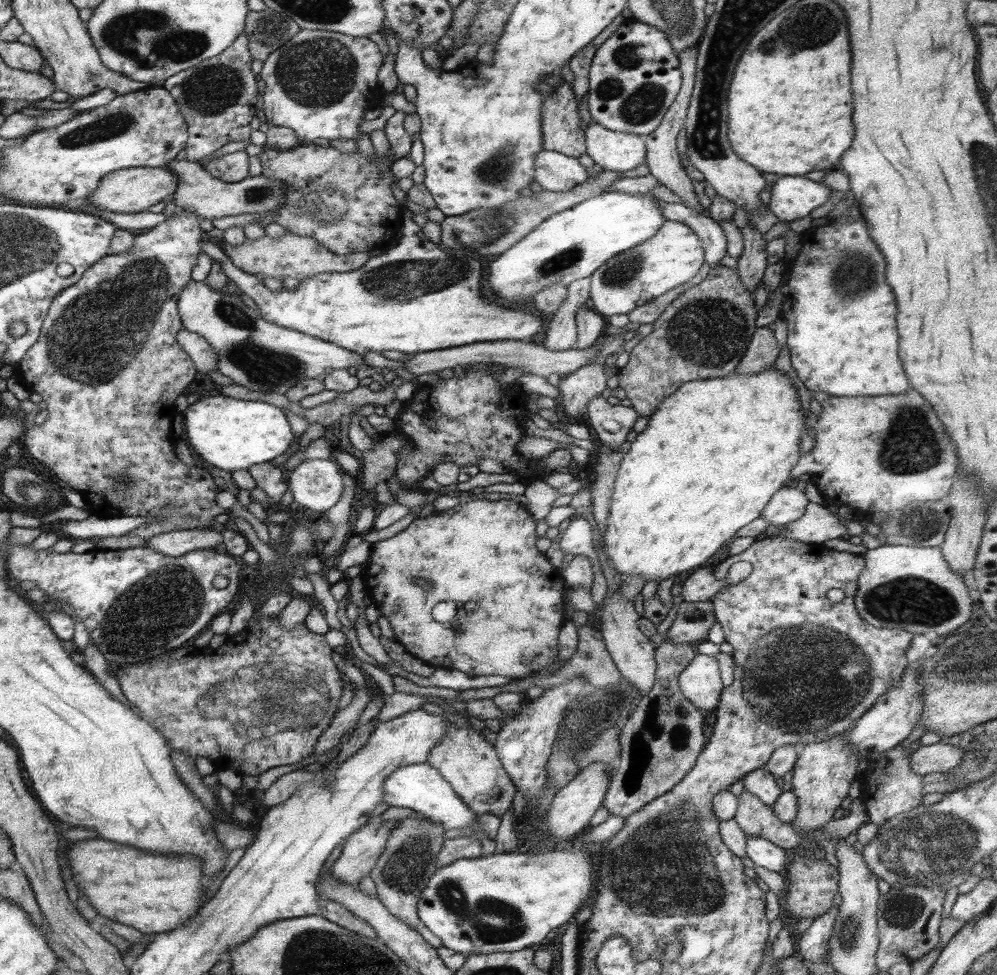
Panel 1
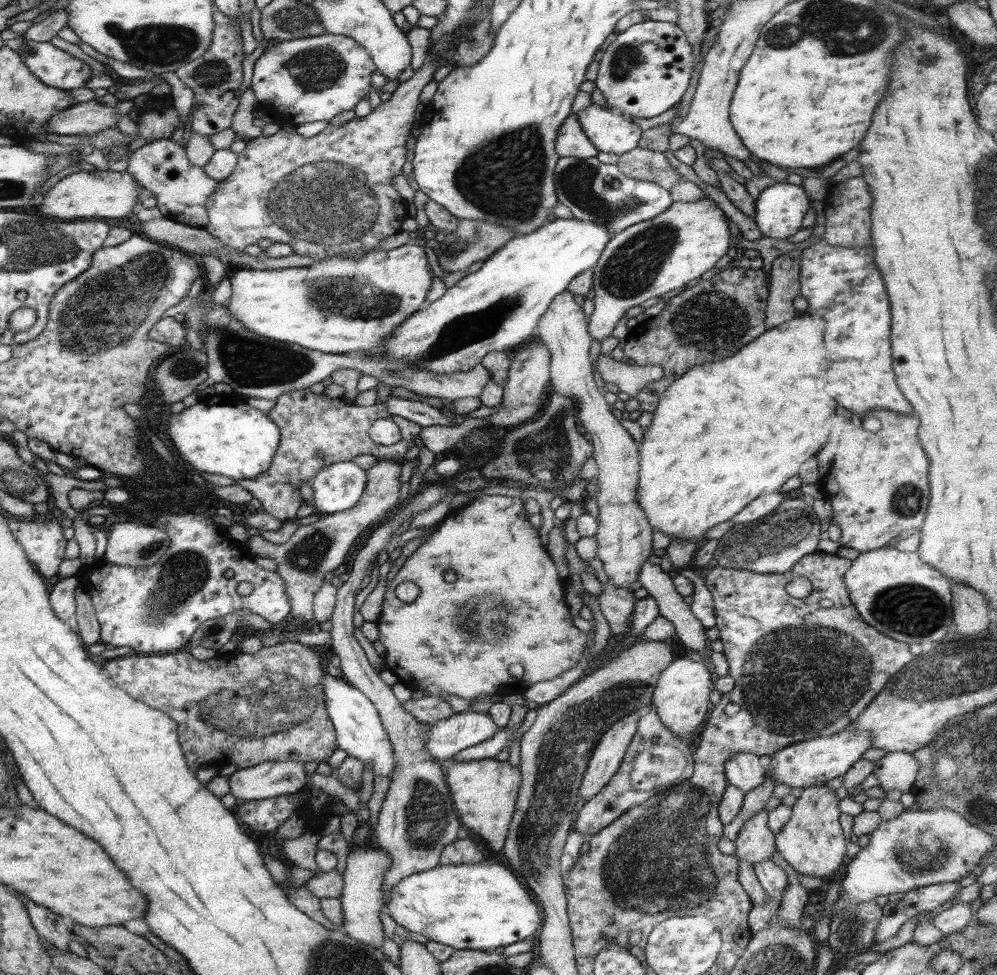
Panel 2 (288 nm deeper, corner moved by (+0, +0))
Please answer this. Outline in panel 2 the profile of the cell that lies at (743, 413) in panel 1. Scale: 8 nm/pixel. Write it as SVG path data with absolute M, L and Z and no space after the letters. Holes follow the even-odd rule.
M803 314L801 318L795 316L783 326L763 332L759 338L755 338L755 342L749 342L747 346L743 346L743 350L735 352L731 358L725 358L723 362L707 362L703 366L695 366L687 370L681 378L671 382L671 386L667 386L667 390L659 396L659 402L651 414L651 424L643 430L643 438L637 442L639 444L639 472L637 472L637 486L635 486L635 502L645 512L645 520L651 526L651 530L665 534L667 538L671 538L671 542L673 540L695 542L695 544L701 542L707 536L707 530L711 530L713 526L719 526L721 522L733 520L735 514L739 514L747 504L751 504L761 494L781 492L781 486L787 482L787 478L799 474L797 472L799 464L803 464L807 458L819 452L825 442L829 442L831 438L839 434L843 416L837 416L833 412L835 402L829 396L823 396L825 392L821 390L823 376L825 376L825 368L819 368L819 366L825 366L823 362L825 354L823 354L823 342L821 342L823 324L825 322L821 322L819 318L813 318L807 314Z

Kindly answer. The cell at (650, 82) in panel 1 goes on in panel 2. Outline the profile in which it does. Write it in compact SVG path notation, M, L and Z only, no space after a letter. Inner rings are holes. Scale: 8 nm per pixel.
M643 20L639 24L629 26L625 32L617 32L617 38L611 38L605 48L603 56L597 62L597 78L595 88L601 90L603 98L607 100L607 108L619 112L625 118L655 118L675 106L679 106L681 96L685 94L687 82L693 74L693 58L689 42L683 34L683 30L673 22L653 22ZM641 42L653 42L659 50L657 64L669 64L663 68L657 68L657 64L651 68L647 64L639 64L637 46Z

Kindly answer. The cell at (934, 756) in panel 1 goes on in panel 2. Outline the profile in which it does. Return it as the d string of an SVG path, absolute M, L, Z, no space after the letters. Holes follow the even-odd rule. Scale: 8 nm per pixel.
M889 752L873 766L873 774L879 780L881 790L901 790L903 794L909 792L915 784L917 770L919 762L913 754L907 752Z

